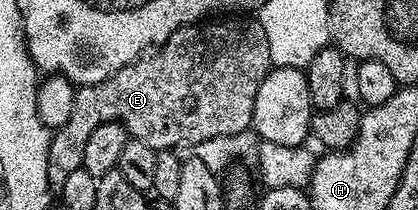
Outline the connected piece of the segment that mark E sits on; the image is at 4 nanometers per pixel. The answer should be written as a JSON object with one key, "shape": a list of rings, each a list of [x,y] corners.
{"shape":[[[253,16],[218,18],[221,18],[218,22],[202,20],[192,26],[180,26],[178,30],[171,32],[163,45],[119,68],[111,76],[107,76],[107,80],[76,87],[67,124],[56,127],[49,140],[47,164],[50,187],[61,187],[63,180],[67,180],[71,172],[81,169],[83,144],[87,144],[91,132],[95,132],[99,124],[118,122],[130,138],[151,144],[155,151],[179,148],[183,142],[194,144],[219,136],[235,136],[252,127],[255,96],[259,92],[259,84],[263,84],[271,69],[271,48],[267,44],[267,32],[263,32],[260,21]]]}

